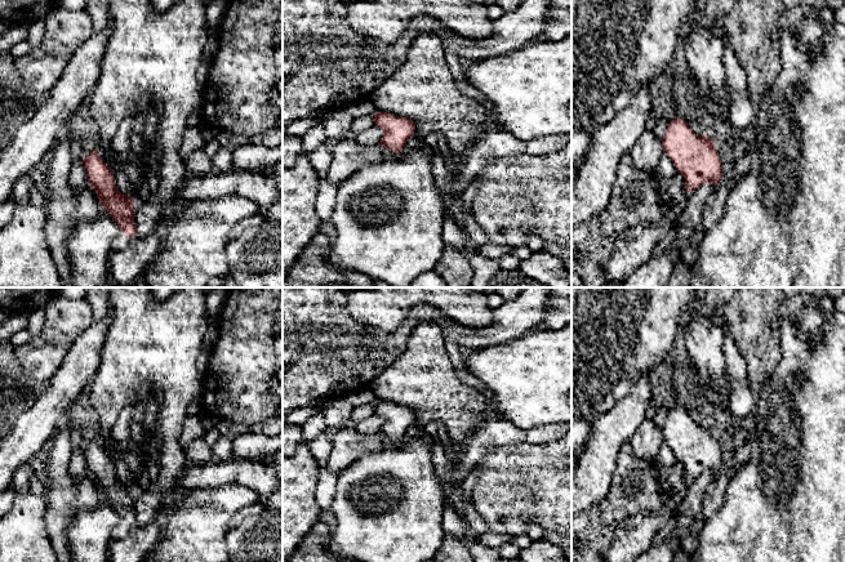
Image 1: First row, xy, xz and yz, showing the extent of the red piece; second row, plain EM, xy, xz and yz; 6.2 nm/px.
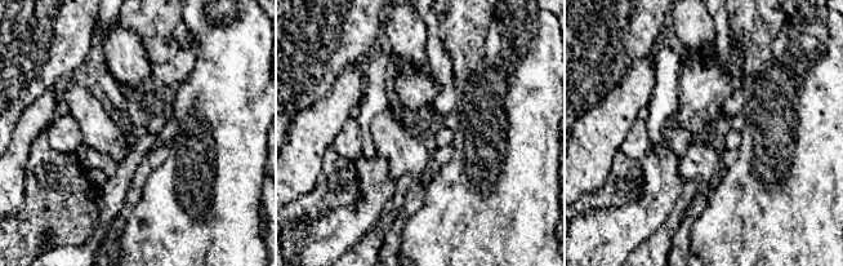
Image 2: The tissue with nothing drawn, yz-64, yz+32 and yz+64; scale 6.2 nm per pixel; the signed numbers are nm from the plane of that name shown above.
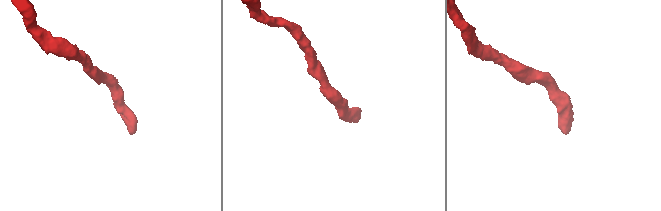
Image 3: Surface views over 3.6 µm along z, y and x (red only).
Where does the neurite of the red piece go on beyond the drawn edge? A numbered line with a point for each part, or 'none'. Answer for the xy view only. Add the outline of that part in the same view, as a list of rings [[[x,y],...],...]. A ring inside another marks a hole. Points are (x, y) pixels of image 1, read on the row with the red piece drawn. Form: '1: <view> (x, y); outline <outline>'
1: xy (121, 240); outline [[[119,232],[112,240],[111,246],[114,251],[119,251],[125,249],[130,242],[132,242],[132,238],[128,235]]]

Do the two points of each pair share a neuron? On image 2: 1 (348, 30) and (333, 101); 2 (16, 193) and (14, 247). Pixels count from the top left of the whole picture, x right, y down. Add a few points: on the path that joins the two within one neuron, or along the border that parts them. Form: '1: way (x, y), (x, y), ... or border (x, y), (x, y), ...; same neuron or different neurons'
1: border (364, 63), (349, 63), (334, 85), (319, 98); different neurons
2: border (27, 184), (25, 203), (13, 213); different neurons

